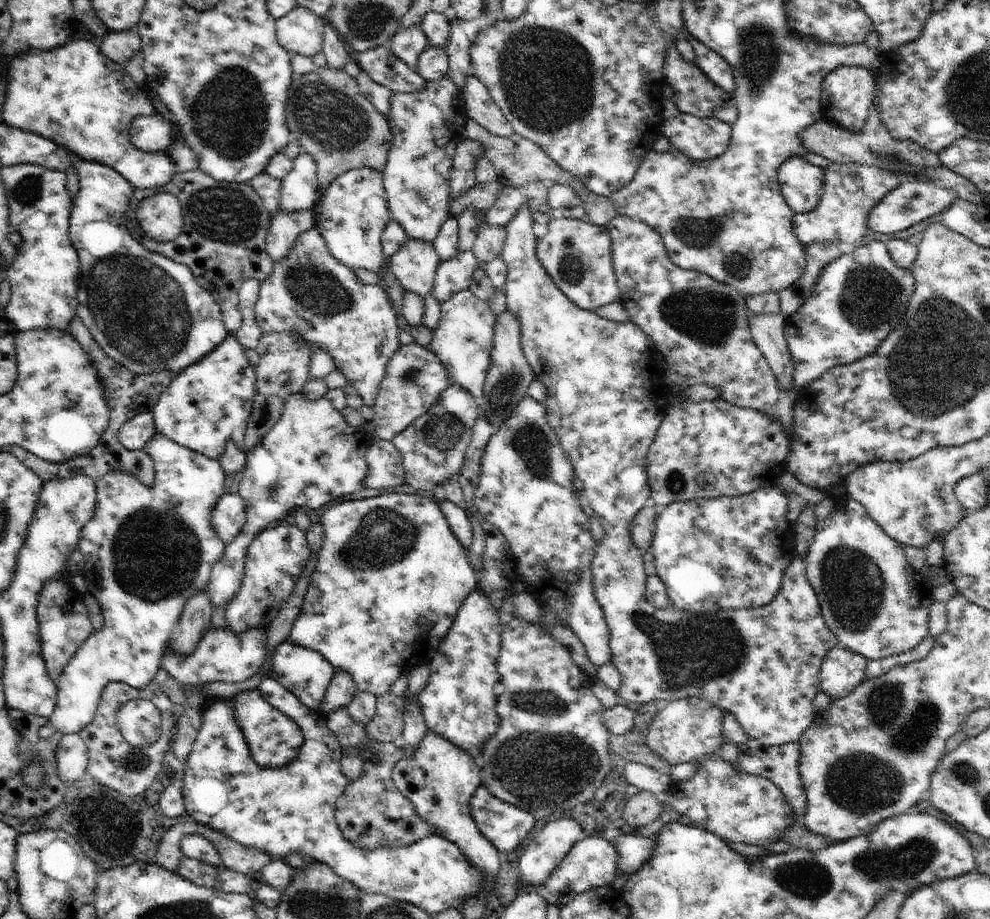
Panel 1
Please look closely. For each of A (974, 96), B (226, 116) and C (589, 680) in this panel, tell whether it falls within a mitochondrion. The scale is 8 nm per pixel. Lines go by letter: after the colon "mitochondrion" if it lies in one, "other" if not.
A: mitochondrion
B: mitochondrion
C: other

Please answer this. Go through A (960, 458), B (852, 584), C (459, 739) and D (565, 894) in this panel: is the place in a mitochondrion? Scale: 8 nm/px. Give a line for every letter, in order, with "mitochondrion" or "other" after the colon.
A: other
B: mitochondrion
C: other
D: other

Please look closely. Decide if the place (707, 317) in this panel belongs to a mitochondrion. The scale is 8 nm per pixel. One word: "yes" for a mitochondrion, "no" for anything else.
yes

